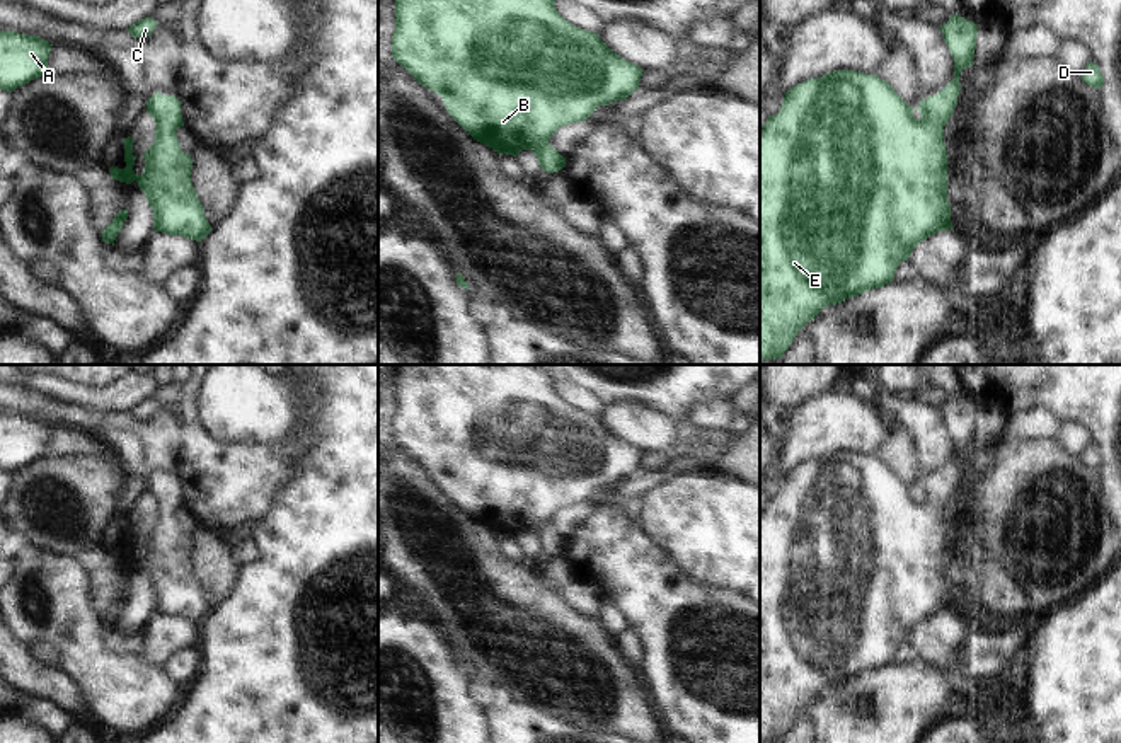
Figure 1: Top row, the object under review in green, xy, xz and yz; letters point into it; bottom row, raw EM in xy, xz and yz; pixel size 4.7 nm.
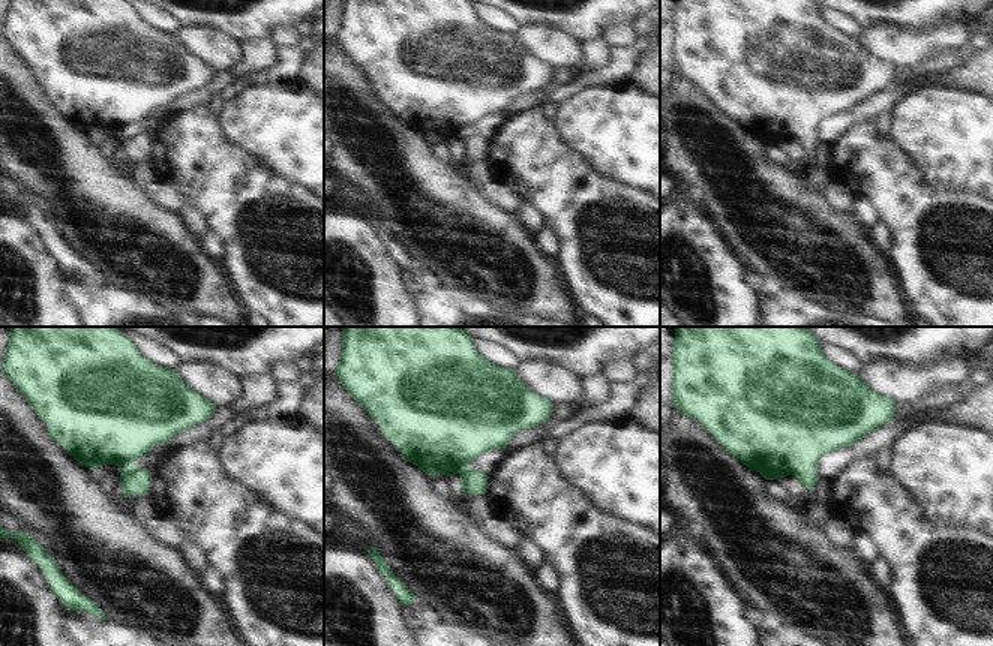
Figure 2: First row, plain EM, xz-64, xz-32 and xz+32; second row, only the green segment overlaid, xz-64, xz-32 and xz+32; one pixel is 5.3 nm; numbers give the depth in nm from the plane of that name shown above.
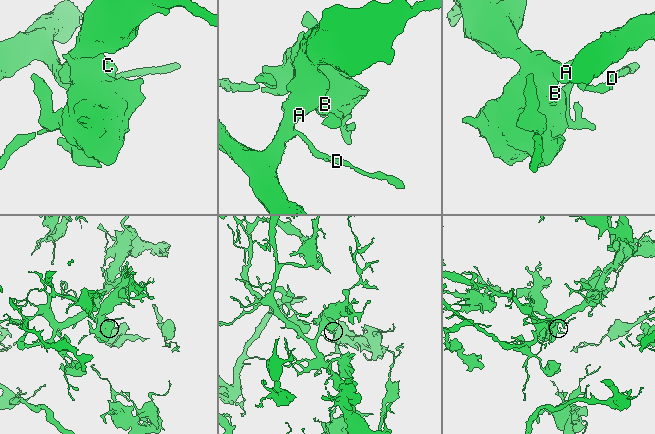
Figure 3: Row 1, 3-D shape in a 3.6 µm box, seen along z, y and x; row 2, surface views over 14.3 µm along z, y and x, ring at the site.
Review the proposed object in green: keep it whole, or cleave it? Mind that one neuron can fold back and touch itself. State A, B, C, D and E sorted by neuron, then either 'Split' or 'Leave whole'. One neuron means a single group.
Groups: A B C D E. Leave whole.

